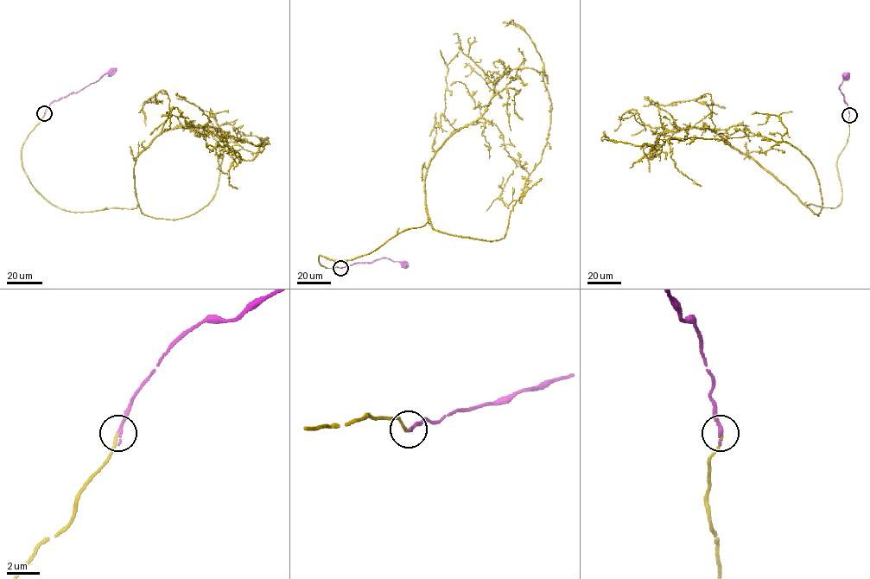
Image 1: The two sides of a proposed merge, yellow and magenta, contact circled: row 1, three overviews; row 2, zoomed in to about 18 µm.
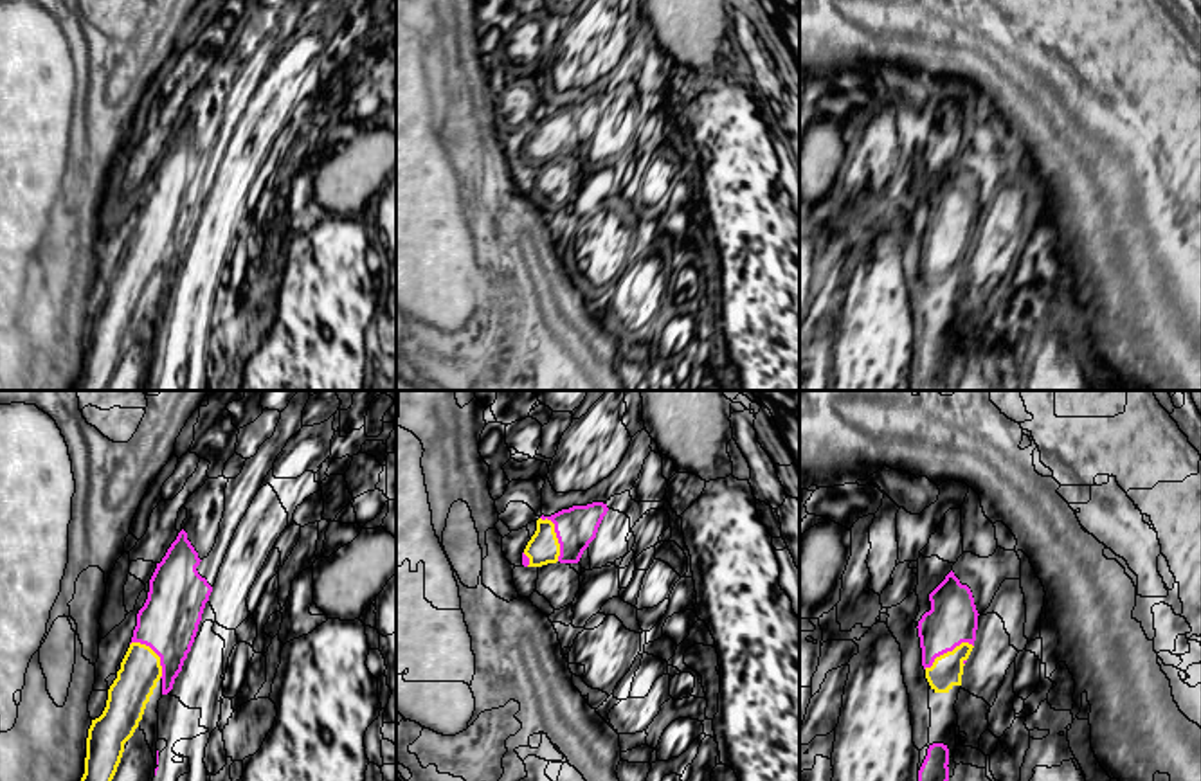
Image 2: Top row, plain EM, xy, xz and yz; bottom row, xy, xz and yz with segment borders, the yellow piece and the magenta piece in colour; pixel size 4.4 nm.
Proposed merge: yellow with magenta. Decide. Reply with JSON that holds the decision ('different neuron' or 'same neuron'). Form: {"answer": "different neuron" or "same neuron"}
{"answer": "same neuron"}

